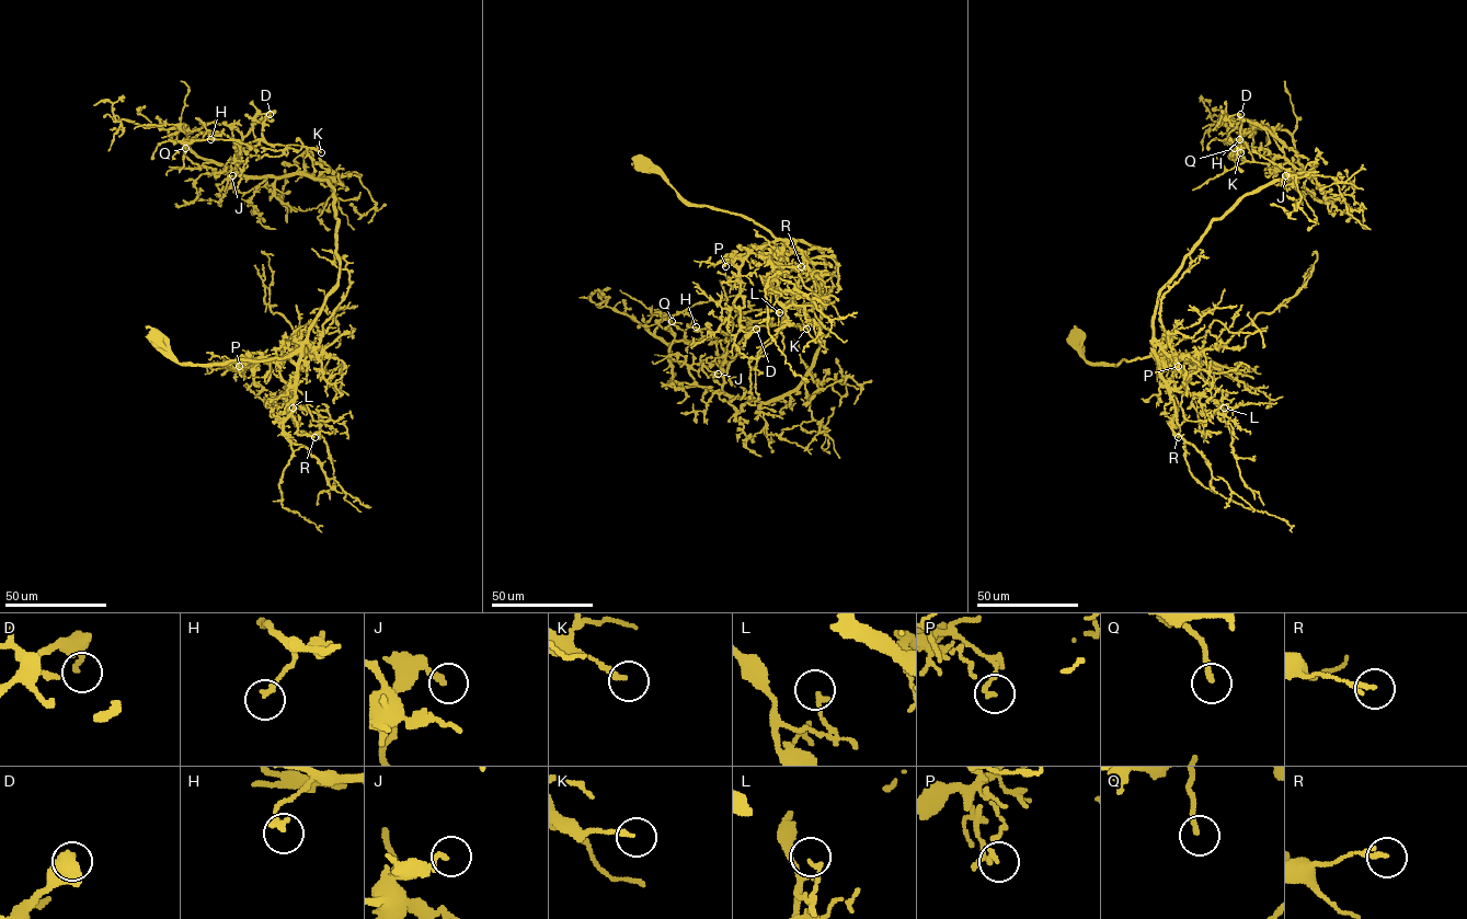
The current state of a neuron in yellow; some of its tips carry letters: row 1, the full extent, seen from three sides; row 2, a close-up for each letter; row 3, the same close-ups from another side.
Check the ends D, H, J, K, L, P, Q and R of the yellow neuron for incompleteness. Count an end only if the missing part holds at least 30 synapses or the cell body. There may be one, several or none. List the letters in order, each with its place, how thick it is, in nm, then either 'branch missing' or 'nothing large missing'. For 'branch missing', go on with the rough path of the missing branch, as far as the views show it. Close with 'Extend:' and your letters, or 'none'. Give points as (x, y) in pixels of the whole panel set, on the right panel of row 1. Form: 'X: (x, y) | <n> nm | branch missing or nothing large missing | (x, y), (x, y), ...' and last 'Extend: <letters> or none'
D: (1240, 114) | 320 nm | nothing large missing
H: (1239, 139) | 200 nm | nothing large missing
J: (1285, 175) | 180 nm | nothing large missing
K: (1240, 152) | 190 nm | nothing large missing
L: (1224, 408) | 160 nm | nothing large missing
P: (1178, 366) | 150 nm | nothing large missing
Q: (1234, 148) | 200 nm | nothing large missing
R: (1178, 437) | 190 nm | nothing large missing
Extend: none

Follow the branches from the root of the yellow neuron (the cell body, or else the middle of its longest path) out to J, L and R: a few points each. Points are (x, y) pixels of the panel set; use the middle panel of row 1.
J: (639, 163), (689, 205), (743, 215), (823, 255), (820, 348), (803, 380), (759, 402), (729, 395), (718, 374)
L: (639, 163), (689, 205), (741, 214), (767, 229), (782, 248), (770, 310), (779, 312)
R: (639, 163), (656, 172), (689, 205), (741, 214), (764, 227), (782, 248), (777, 263), (782, 268), (801, 266)

